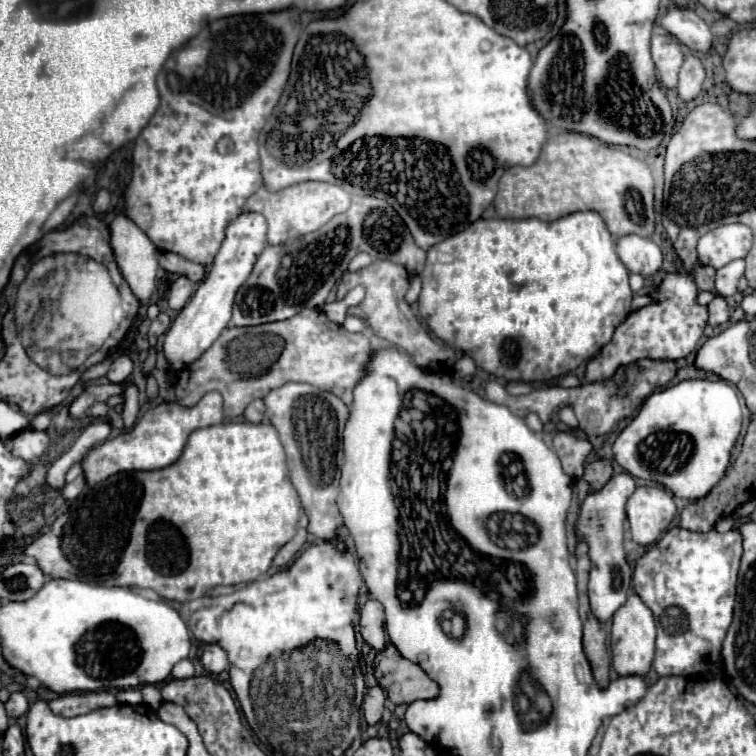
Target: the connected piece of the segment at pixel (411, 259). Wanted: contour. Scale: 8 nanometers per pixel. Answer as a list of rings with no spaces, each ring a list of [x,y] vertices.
[[[354,195],[350,209],[332,217],[316,233],[292,239],[278,247],[266,247],[262,251],[250,277],[236,293],[228,327],[248,327],[290,319],[304,307],[322,309],[328,293],[346,273],[350,259],[360,251],[370,253],[374,259],[400,263],[408,267],[410,275],[420,275],[426,261],[426,251],[414,243],[408,227],[388,201],[370,195]]]

